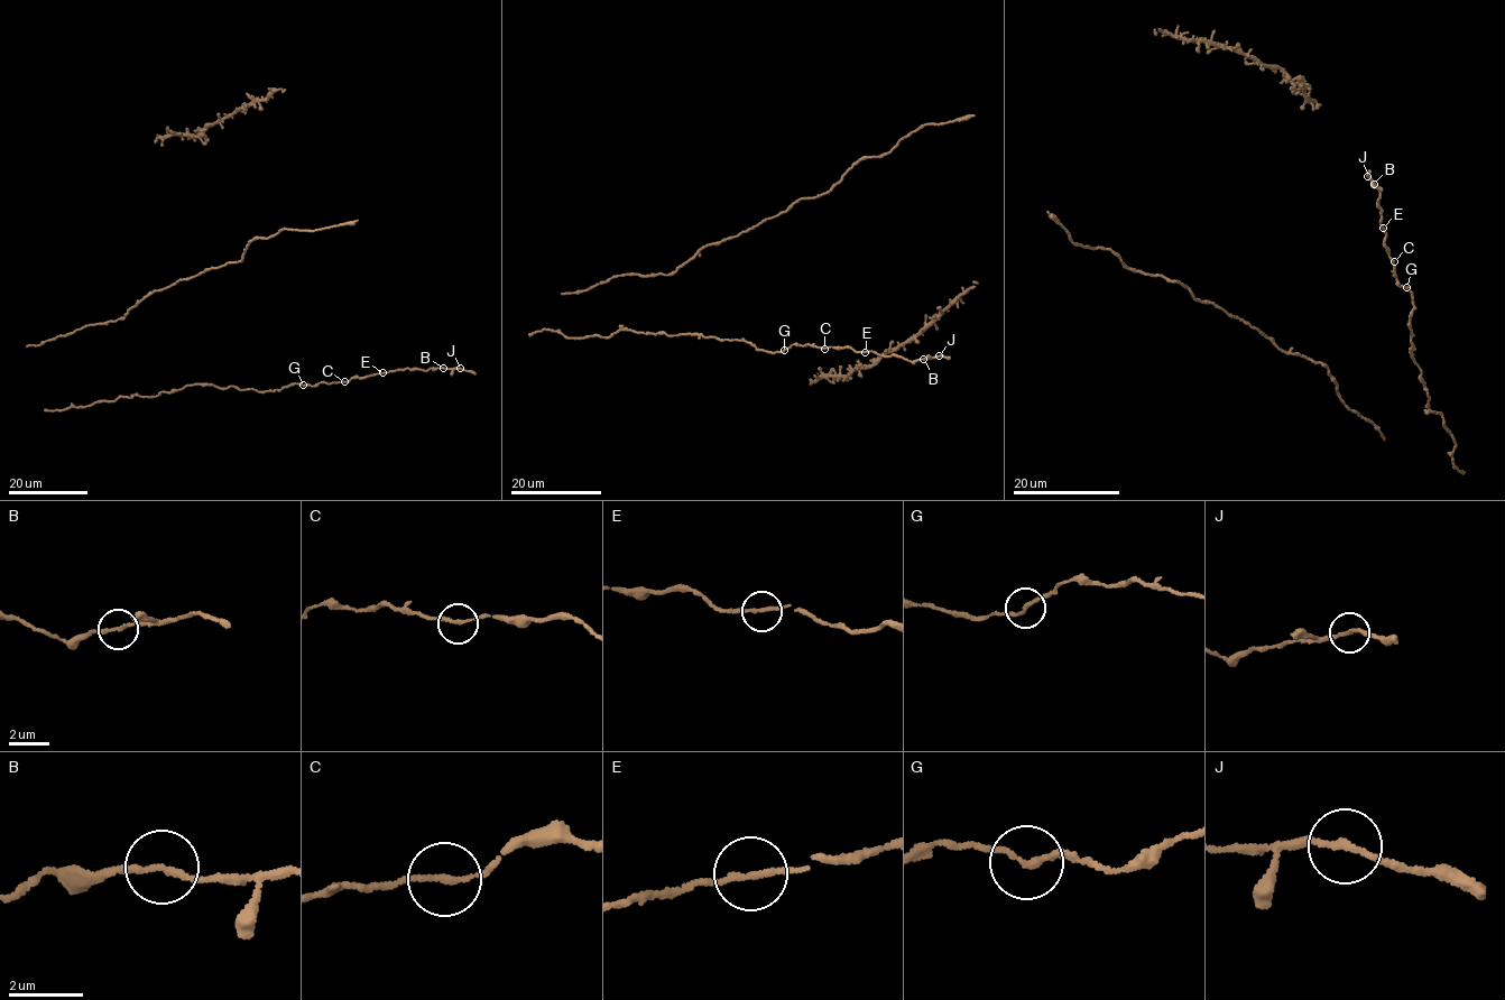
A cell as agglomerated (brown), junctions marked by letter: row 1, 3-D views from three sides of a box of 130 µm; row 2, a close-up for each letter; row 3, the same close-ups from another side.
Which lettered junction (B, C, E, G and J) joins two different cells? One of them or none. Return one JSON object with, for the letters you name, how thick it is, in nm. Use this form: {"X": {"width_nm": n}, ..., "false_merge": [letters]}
{"false_merge": []}

